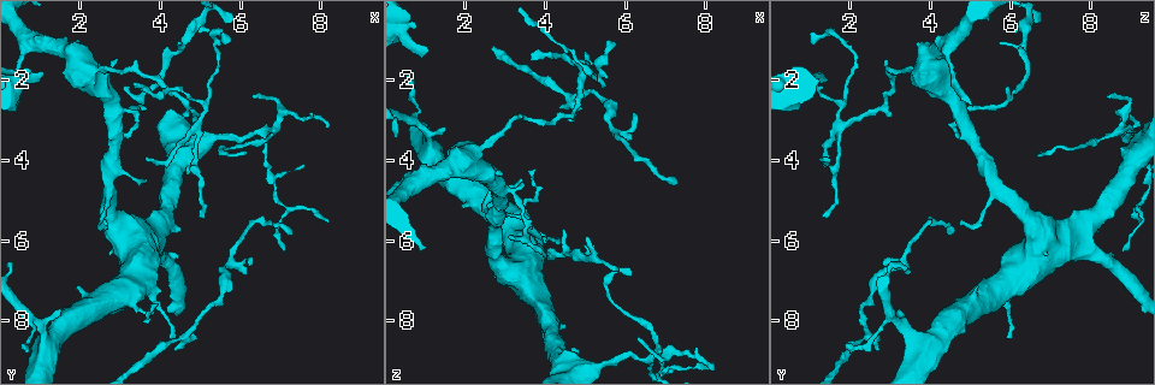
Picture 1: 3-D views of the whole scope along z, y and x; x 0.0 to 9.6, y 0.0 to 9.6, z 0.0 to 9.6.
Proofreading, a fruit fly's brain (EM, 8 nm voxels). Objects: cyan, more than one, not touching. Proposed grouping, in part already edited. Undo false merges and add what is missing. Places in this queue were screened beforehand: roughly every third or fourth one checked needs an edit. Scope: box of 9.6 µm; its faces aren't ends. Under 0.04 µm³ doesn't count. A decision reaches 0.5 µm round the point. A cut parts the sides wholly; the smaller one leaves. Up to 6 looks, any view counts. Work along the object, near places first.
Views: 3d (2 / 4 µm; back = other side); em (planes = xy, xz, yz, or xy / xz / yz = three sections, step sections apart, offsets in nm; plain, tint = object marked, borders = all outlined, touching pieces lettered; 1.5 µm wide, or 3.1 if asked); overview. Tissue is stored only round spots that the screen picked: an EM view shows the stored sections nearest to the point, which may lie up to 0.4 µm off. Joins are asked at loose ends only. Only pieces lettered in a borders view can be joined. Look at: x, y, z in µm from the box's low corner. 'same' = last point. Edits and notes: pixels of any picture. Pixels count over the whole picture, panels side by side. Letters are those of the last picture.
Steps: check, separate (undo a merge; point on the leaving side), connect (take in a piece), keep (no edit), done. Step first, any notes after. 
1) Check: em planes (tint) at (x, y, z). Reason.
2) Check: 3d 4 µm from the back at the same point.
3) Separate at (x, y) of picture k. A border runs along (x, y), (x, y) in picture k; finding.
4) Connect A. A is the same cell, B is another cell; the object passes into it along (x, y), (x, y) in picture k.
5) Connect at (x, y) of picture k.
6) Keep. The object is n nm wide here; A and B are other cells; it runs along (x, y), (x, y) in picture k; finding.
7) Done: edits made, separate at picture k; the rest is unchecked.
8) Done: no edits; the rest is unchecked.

Check: 3d 4 µm at (1.55, 7.65, 3.25). An open end.

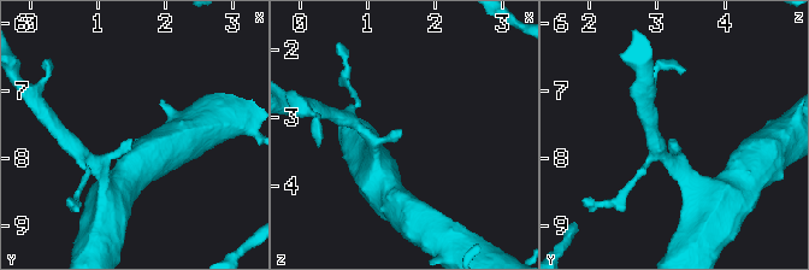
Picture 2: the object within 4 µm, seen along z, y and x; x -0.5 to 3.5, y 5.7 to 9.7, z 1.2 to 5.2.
Check: em xz step 4 (tint) at (1.50, 7.70, 3.20). Now the EM.

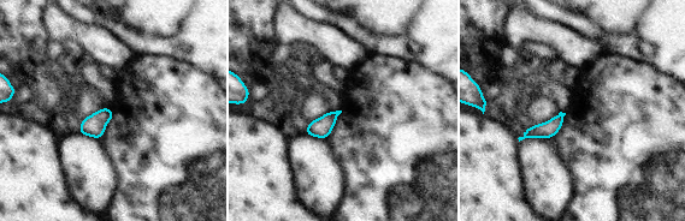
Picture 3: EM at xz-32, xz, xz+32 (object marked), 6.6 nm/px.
Check: em xz step 4 (borders) at the same point.

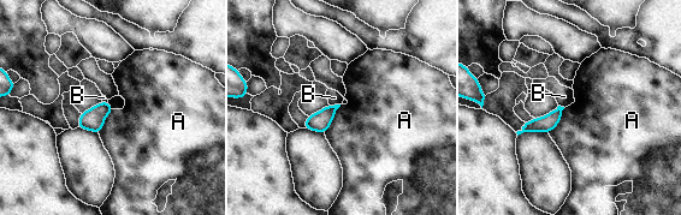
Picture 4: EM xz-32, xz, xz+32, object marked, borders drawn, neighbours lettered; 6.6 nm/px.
Keep. A and B are other cells; a border runs along (341, 105), (330, 127), (325, 132) in picture 4; no lettered piece goes on from it.

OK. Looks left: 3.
Check: 3d 4 µm at (1.05, 1.75, 1.25). An open end.

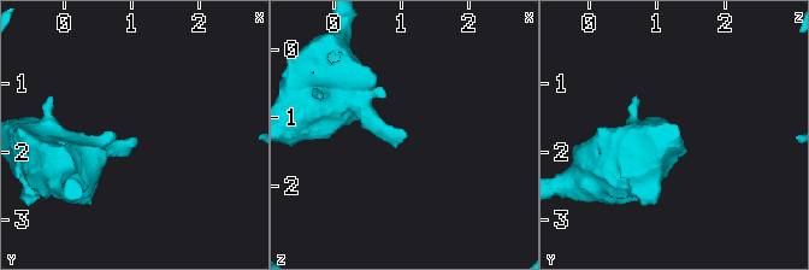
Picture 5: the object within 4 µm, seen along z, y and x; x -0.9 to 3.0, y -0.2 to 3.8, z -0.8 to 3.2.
Check: em xy step 4 (borders) at (1.05, 1.80, 1.30). Need the tissue.

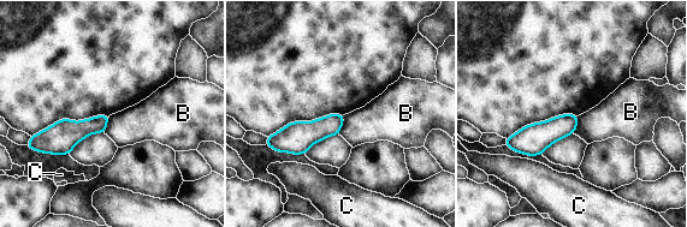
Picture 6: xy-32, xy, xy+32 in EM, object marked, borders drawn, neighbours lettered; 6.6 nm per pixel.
Keep. The longest contact is with B, 130 nm; B and C are other cells; no lettered piece goes on from it.

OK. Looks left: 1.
Check: em planes (borders) at (5.55, 0.85, 1.05). Free end.

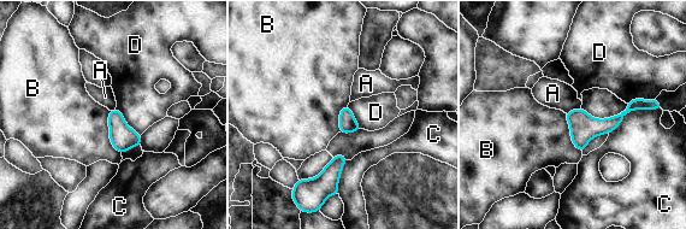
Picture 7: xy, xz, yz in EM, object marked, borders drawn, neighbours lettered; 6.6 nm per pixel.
Keep. The object is 120 nm wide here; A, B, C and D are other cells; it runs along (645, 103), (575, 141) in picture 7; no lettered piece goes on from it.

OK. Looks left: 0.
Done: no edits; the rest is unchecked.

